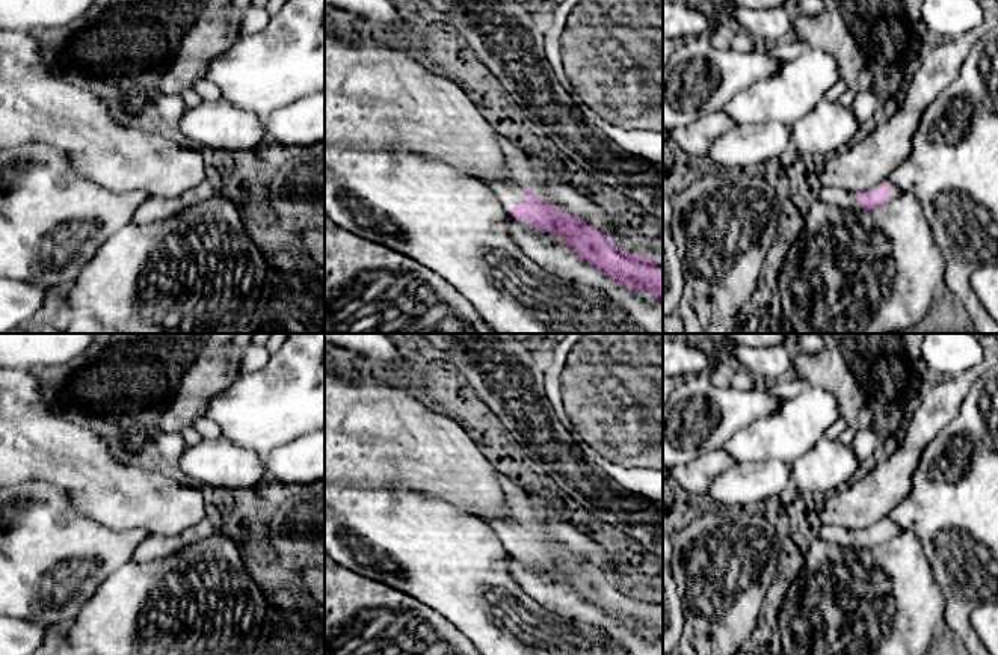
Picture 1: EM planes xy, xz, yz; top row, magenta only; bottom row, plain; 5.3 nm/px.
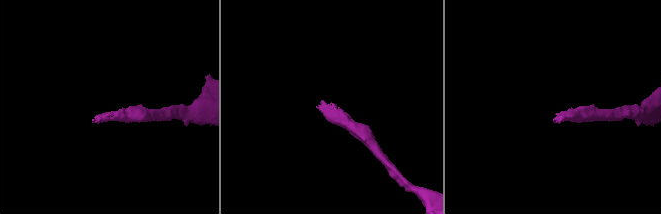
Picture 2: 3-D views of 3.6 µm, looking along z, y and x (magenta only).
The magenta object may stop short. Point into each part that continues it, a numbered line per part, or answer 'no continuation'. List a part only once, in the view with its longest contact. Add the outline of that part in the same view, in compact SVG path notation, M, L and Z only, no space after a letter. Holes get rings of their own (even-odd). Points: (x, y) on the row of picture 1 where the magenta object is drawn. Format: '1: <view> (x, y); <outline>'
1: xz (508, 190); M494 130L494 133L504 154L507 174L501 178L474 174L471 178L483 183L495 195L509 217L512 217L510 208L522 199L522 186L527 186L534 196L556 205L559 211L568 211L566 207L550 198L539 171L533 168L528 155L515 145L513 134L506 130Z

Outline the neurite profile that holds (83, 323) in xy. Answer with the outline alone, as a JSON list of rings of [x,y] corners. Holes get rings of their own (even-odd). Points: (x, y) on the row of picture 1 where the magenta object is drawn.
[[[77,312],[65,334],[106,334],[104,328],[88,312]]]

